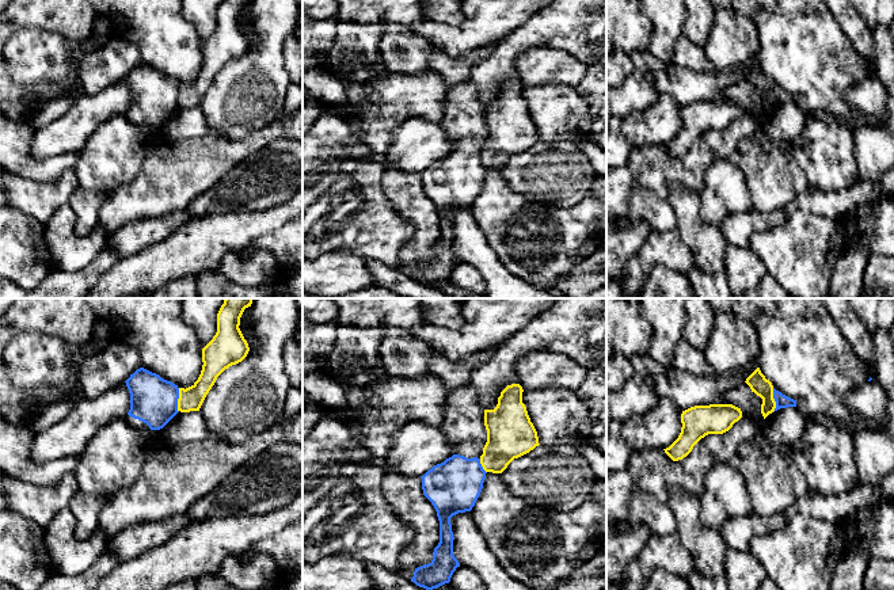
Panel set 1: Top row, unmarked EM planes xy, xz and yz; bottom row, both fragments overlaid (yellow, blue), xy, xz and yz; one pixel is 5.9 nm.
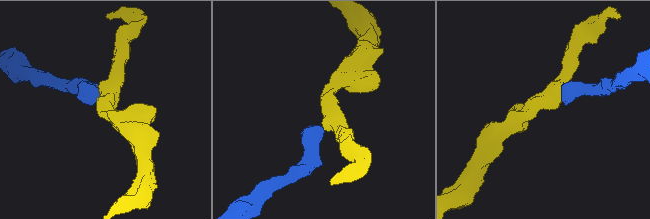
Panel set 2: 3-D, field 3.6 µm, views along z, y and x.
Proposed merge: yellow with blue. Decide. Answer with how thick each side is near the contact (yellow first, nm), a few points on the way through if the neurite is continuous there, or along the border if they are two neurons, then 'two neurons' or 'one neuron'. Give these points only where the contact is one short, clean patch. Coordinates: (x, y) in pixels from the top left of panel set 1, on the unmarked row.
110 nm thick on the yellow side, 80 nm on the other; border along yz (772, 84), (775, 95), (773, 107); two neurons

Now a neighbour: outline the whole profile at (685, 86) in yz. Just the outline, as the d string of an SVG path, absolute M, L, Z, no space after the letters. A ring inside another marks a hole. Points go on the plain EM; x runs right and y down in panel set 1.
M667 65L663 71L644 75L659 94L672 96L680 107L695 102L710 102L724 88L745 79L745 68L730 73L714 69L710 73Z

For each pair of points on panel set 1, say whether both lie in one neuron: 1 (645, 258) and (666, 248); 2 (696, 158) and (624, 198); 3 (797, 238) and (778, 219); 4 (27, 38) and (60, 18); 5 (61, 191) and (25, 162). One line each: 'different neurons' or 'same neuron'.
1: same neuron
2: same neuron
3: different neurons
4: different neurons
5: different neurons

